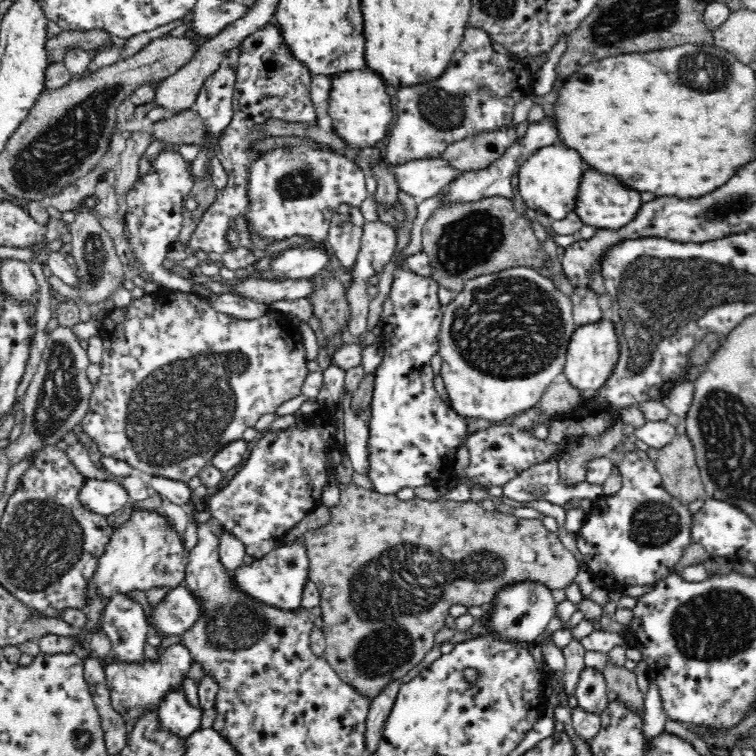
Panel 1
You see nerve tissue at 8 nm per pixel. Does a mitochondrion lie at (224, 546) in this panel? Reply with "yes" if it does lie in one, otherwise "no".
no

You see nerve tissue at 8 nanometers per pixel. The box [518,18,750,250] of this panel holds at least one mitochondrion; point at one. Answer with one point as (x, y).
(698, 63)

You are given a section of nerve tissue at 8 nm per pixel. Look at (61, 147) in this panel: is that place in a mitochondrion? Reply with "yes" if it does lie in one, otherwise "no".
yes

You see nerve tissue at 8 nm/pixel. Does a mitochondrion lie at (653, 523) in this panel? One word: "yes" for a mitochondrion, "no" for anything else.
yes

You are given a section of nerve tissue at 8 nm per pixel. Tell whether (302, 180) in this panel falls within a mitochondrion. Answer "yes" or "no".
yes

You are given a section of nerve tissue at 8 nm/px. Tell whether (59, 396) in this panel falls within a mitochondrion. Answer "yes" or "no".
yes

